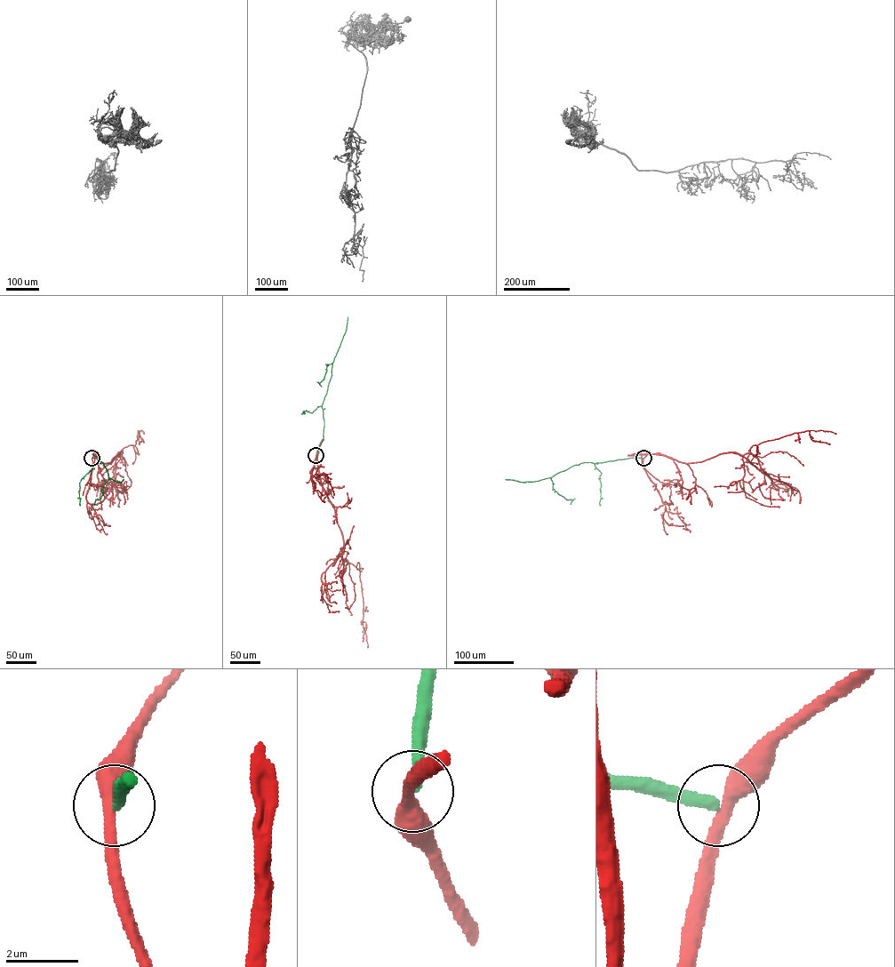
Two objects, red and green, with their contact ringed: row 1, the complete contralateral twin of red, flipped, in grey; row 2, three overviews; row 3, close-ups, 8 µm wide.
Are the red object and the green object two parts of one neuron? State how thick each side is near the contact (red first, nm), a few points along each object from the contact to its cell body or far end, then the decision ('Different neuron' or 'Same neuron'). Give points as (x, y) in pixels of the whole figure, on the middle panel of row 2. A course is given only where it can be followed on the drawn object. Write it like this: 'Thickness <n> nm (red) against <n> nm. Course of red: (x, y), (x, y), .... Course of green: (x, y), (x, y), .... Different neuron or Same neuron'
Thickness 400 nm (red) against 300 nm. Course of red: (315, 455), (321, 483), (341, 532), (342, 559), (360, 571), (362, 620), (366, 627), (363, 642). Course of green: (315, 455), (323, 437), (322, 404), (347, 317). Different neuron

